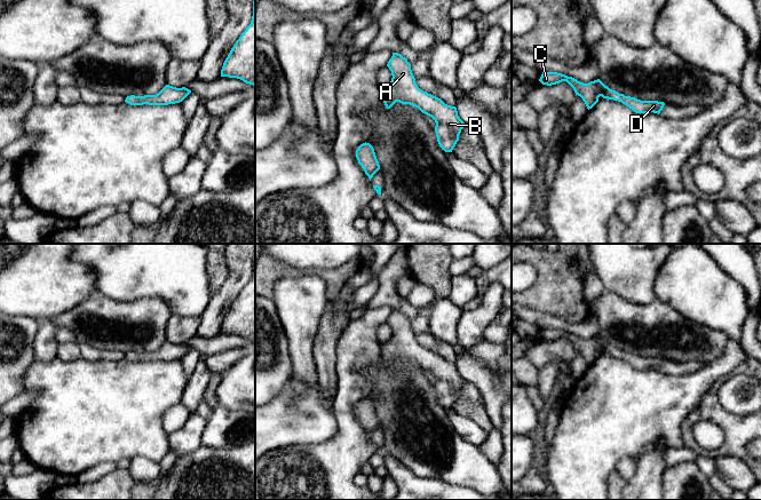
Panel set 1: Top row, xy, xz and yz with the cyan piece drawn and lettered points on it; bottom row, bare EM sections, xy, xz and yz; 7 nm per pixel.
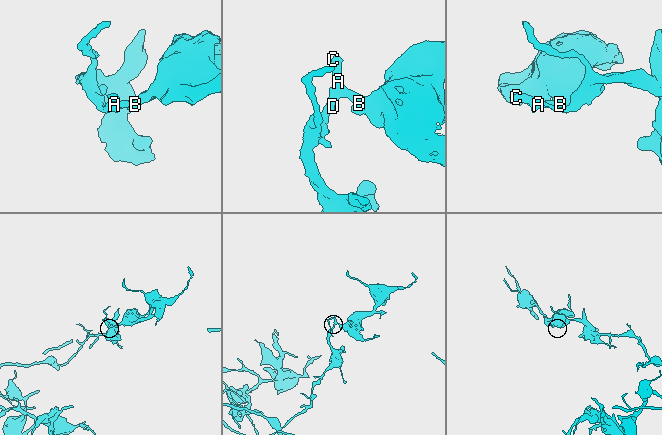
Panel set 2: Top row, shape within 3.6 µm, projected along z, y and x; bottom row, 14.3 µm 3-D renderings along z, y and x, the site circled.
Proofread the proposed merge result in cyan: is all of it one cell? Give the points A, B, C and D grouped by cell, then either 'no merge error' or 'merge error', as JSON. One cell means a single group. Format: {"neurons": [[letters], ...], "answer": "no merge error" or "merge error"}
{"neurons": [["A", "B", "C", "D"]], "answer": "no merge error"}

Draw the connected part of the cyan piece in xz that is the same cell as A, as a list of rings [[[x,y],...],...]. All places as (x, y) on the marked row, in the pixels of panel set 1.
[[[393,53],[387,66],[391,71],[391,81],[381,89],[381,101],[387,109],[396,102],[418,108],[431,117],[435,122],[437,142],[442,150],[452,152],[461,129],[466,124],[459,118],[455,106],[445,104],[441,98],[421,90],[411,70],[411,64],[398,53]]]

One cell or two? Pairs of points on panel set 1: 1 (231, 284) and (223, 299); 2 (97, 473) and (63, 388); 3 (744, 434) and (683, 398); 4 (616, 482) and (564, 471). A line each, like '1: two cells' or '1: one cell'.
1: one cell
2: two cells
3: two cells
4: two cells

